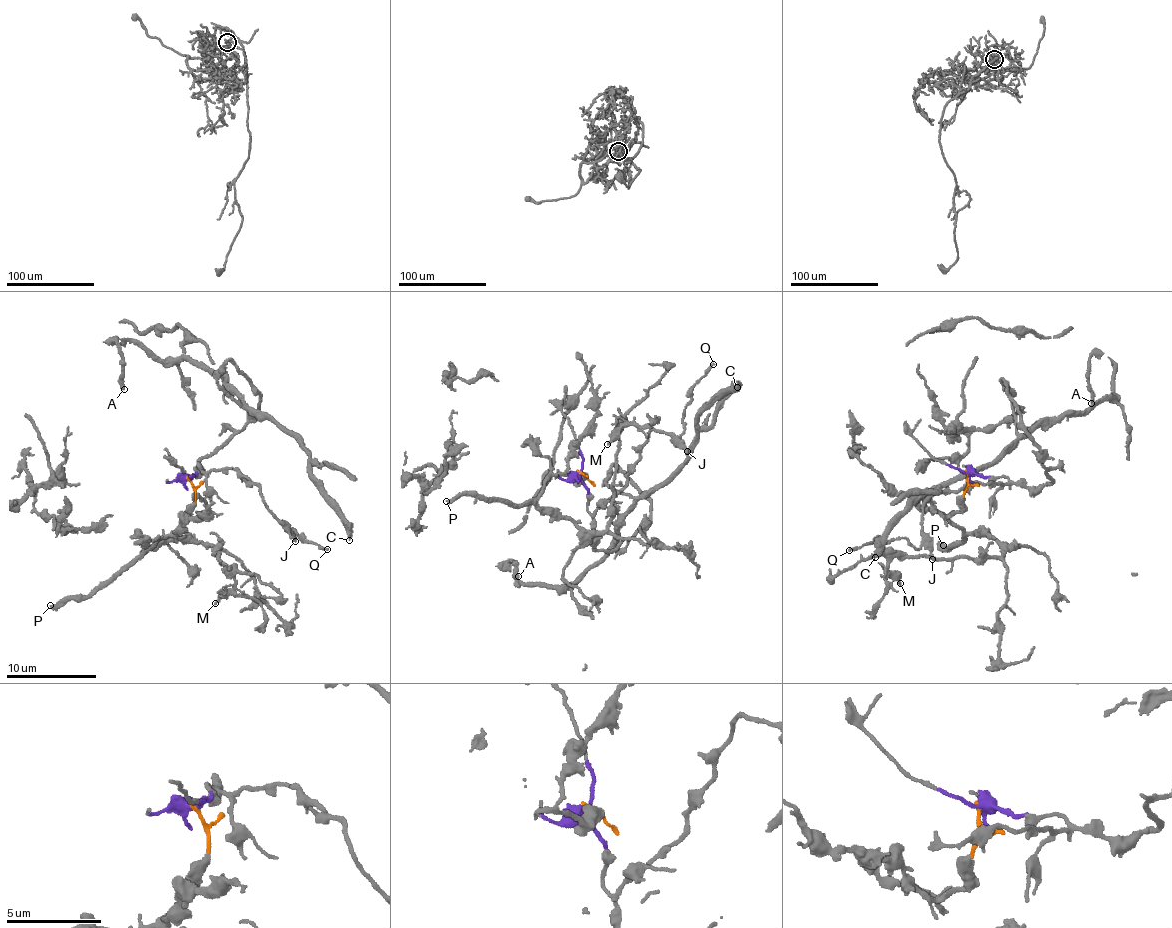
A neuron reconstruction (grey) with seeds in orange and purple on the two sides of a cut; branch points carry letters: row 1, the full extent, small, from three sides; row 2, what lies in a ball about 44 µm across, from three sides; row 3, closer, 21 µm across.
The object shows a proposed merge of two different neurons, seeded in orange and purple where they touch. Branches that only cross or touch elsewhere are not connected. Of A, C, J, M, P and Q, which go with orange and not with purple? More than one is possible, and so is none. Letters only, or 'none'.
M, P

